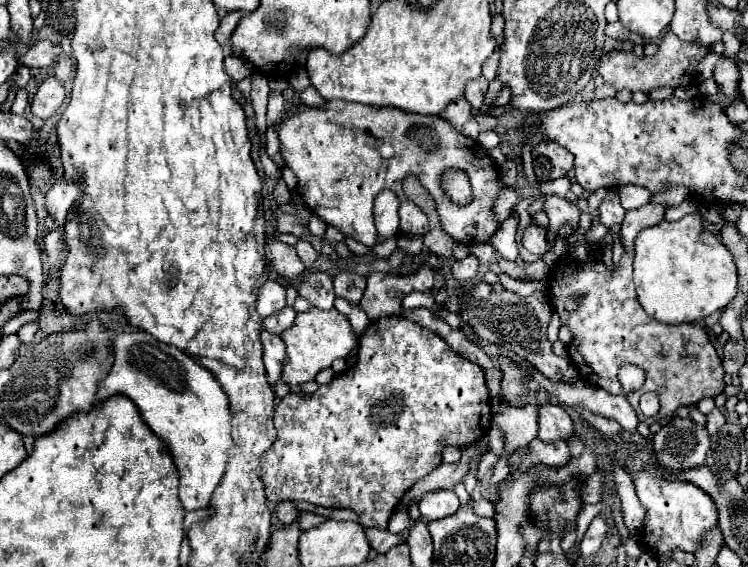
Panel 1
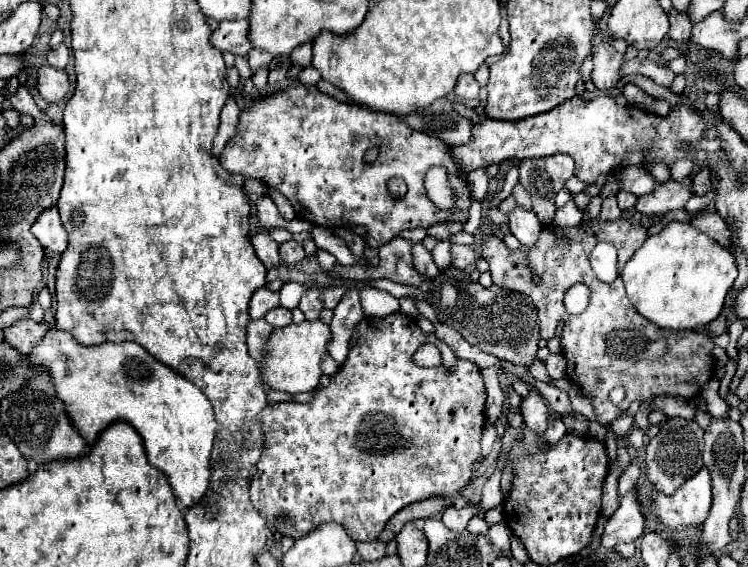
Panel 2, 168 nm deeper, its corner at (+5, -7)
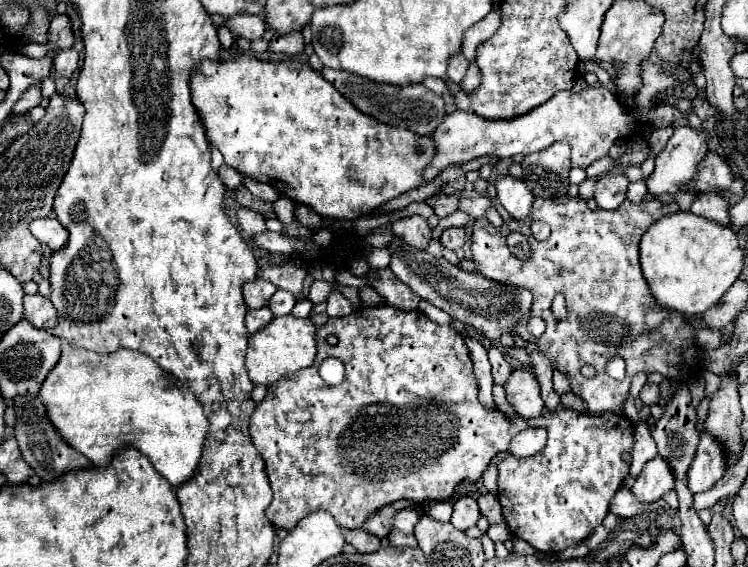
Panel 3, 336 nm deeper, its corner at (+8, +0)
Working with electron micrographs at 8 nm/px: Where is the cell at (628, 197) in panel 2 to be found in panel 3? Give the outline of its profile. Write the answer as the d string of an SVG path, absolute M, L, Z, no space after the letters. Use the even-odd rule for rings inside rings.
M640 180L640 182L632 182L632 184L628 186L628 190L626 190L626 198L628 198L628 200L640 202L644 196L646 196L646 186L644 186L642 180Z

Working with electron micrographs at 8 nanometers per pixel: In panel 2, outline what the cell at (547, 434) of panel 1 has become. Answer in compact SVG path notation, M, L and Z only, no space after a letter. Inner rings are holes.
M529 391L527 397L521 401L521 415L529 429L533 429L537 435L543 435L547 429L549 419L549 407L543 403L543 397L537 391Z

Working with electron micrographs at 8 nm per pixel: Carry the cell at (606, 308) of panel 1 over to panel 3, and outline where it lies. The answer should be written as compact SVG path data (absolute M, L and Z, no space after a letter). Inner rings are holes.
M558 196L558 198L536 198L532 204L530 220L542 220L552 226L552 234L546 240L536 240L530 232L528 222L516 222L510 220L502 228L494 228L486 218L478 218L474 222L472 230L472 260L478 264L478 272L490 280L498 280L502 284L514 284L520 288L528 288L534 296L534 308L530 310L530 316L540 316L546 322L544 334L536 340L528 328L526 322L516 326L518 336L522 336L528 342L536 342L538 350L546 352L548 358L554 362L554 366L564 372L572 384L572 392L582 398L588 406L588 412L594 416L602 414L622 414L622 404L626 402L626 394L630 390L630 382L636 374L640 372L658 372L668 380L690 380L694 372L700 370L700 364L694 360L700 360L698 356L698 346L694 342L694 328L684 320L680 312L672 312L660 306L648 306L656 304L654 298L650 296L650 290L644 282L640 262L638 262L638 242L642 234L660 218L678 212L678 204L674 200L670 202L660 202L660 200L646 200L646 202L630 202L624 200L616 210L602 210L602 208L588 208L586 200L582 198L568 198L568 196ZM520 230L532 248L532 260L522 262L514 258L506 246L506 236ZM556 294L564 294L566 298L566 310L568 316L562 322L556 322L550 304ZM620 356L626 362L626 378L622 382L612 380L606 372L604 366L614 358ZM584 364L592 364L598 374L594 378L584 378L580 374L580 368Z

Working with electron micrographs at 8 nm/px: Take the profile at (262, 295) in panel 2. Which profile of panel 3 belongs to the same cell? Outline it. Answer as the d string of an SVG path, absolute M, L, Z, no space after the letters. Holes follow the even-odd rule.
M256 278L248 284L242 286L242 292L244 292L244 302L250 310L254 308L262 308L268 304L268 300L272 298L272 294L276 292L276 286L268 280L262 280L262 278Z

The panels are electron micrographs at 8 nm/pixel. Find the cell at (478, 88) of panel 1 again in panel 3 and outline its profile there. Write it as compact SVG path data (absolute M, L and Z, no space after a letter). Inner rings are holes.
M456 54L454 58L450 58L450 64L448 64L448 78L452 82L462 82L462 78L466 76L466 70L468 70L468 60L462 56L462 54Z

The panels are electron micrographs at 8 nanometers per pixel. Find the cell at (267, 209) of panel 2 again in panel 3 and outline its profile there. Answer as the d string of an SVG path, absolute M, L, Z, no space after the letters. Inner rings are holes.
M244 178L244 186L246 186L246 188L252 192L252 196L258 198L258 200L274 202L274 200L278 198L278 192L276 192L272 186L262 184L262 182L256 182L256 180L252 180L252 178Z

